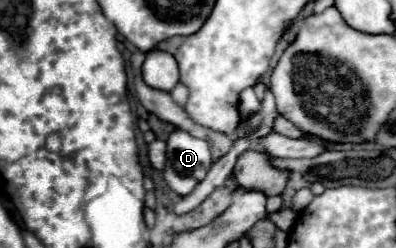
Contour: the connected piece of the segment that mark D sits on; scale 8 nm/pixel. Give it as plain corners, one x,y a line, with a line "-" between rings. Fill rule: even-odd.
175,130
167,138
167,162
163,178
173,192
187,196
205,178
211,162
209,144
205,140
183,130

